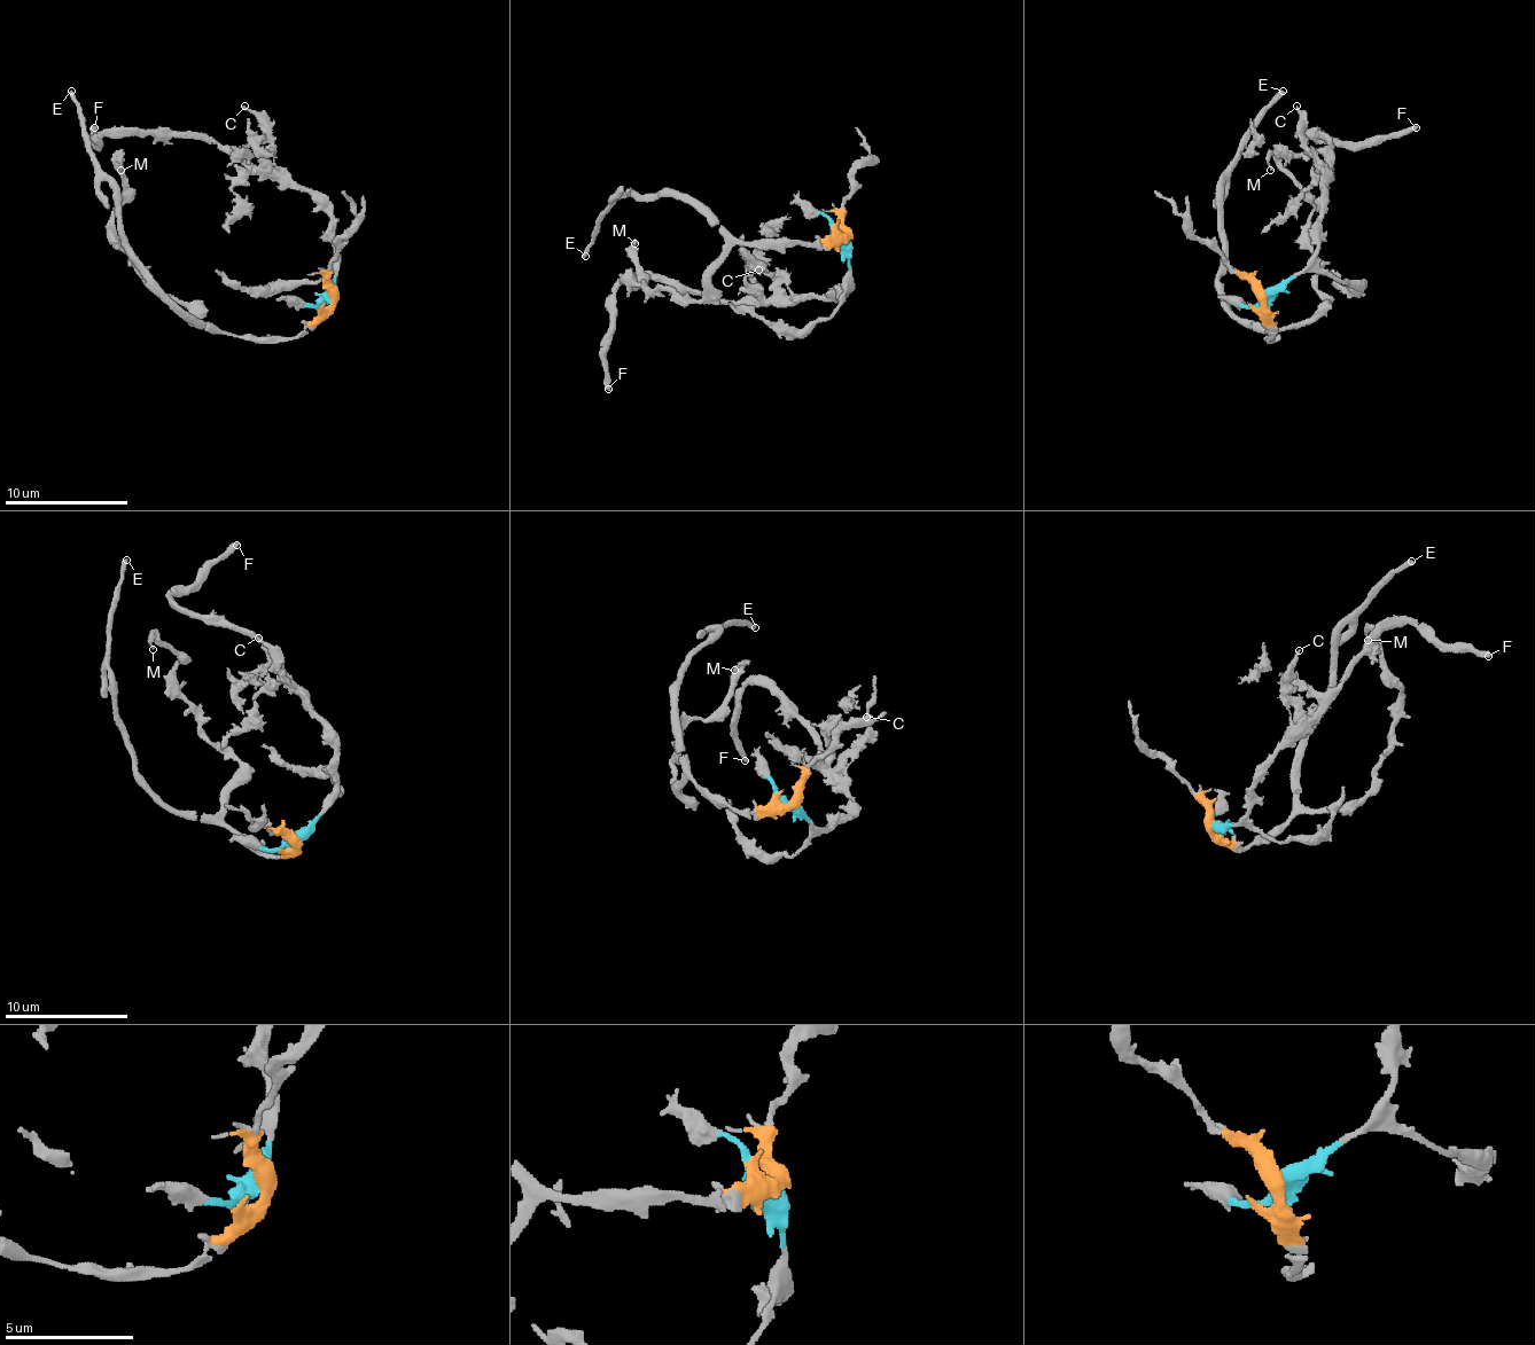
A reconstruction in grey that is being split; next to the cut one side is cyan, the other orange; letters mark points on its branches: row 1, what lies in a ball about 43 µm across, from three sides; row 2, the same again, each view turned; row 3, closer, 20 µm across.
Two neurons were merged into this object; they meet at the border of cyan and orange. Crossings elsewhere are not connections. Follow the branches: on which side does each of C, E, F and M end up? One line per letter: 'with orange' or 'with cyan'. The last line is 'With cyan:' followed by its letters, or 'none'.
C: with cyan
E: with orange
F: with cyan
M: with orange
With cyan: C, F

